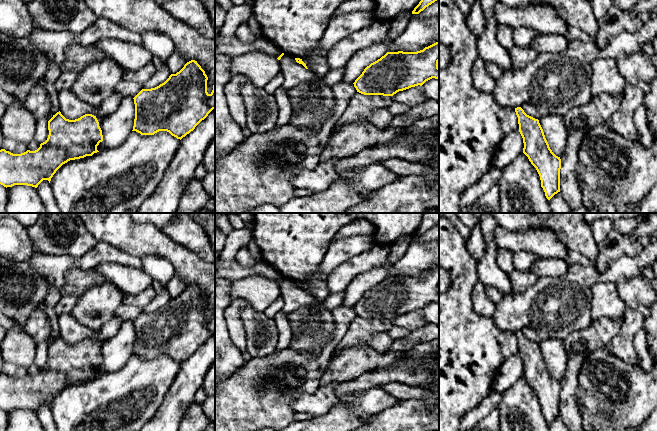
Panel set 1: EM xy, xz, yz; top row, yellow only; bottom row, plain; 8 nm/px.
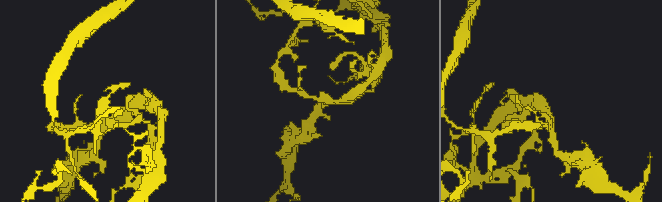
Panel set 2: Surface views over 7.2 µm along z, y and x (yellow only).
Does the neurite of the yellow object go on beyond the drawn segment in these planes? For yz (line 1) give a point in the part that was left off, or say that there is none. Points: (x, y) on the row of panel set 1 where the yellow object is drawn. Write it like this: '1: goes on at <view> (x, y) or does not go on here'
1: does not go on here

